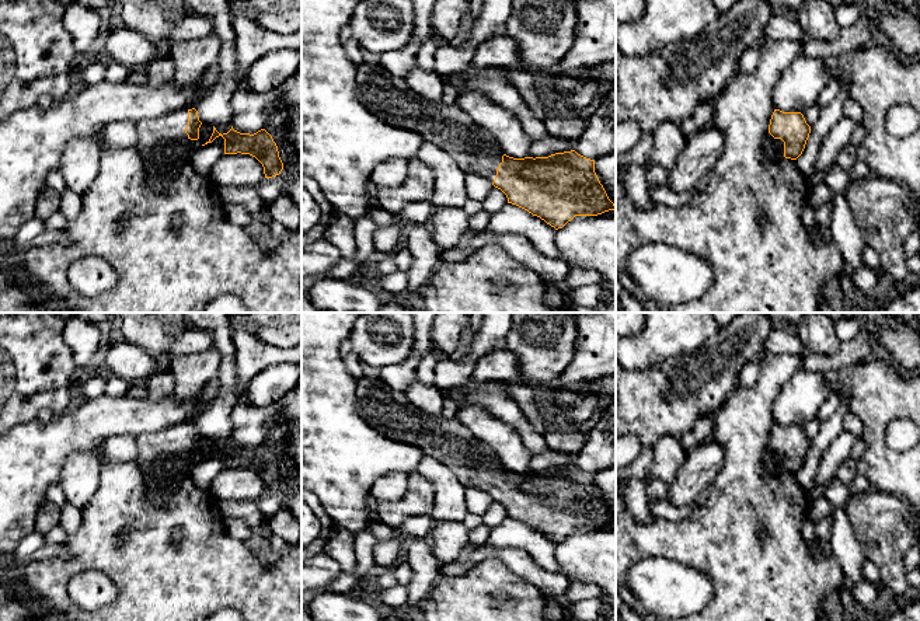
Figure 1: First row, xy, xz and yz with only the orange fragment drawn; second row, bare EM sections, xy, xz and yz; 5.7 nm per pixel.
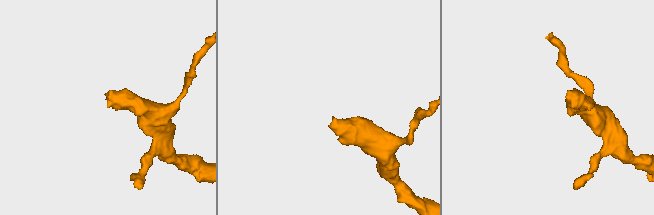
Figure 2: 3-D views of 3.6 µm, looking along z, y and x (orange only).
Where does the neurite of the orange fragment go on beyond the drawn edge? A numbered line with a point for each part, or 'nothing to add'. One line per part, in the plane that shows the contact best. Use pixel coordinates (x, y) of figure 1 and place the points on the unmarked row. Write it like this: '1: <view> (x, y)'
1: xy (163, 459)

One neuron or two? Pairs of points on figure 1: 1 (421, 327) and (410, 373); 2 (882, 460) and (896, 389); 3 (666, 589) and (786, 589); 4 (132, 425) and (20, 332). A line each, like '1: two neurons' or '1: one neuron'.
1: one neuron
2: one neuron
3: two neurons
4: two neurons

